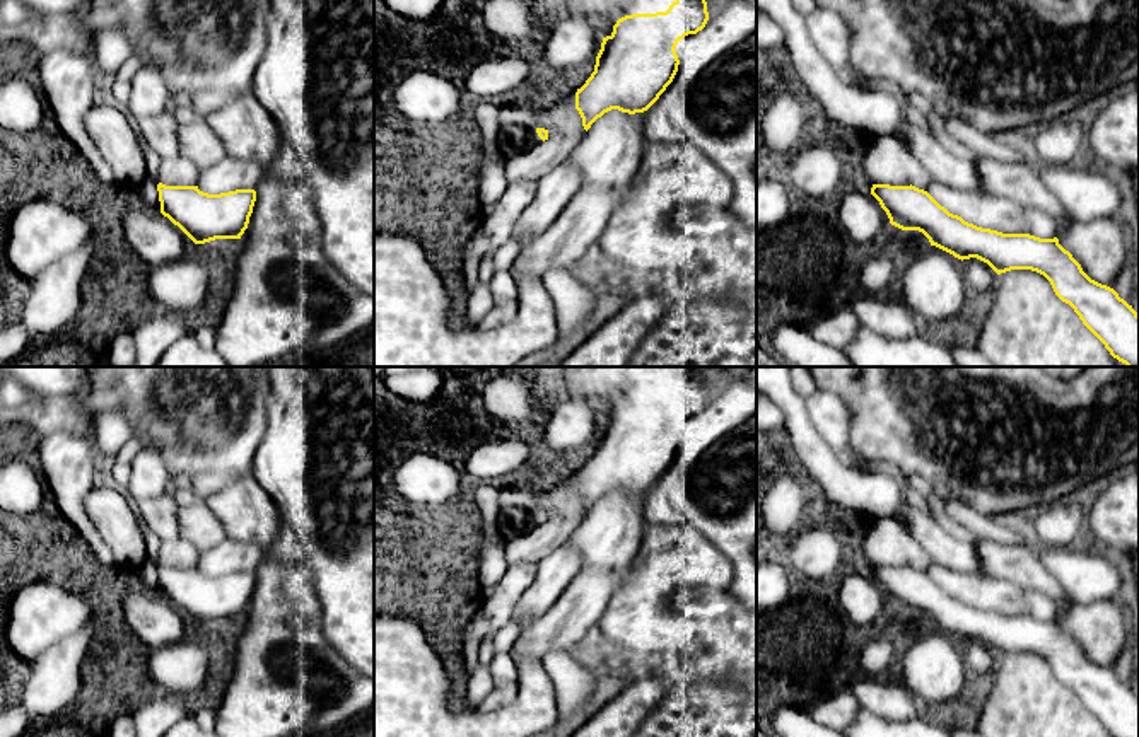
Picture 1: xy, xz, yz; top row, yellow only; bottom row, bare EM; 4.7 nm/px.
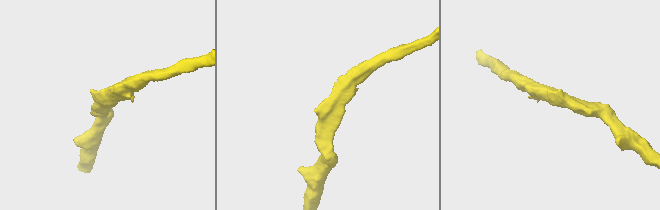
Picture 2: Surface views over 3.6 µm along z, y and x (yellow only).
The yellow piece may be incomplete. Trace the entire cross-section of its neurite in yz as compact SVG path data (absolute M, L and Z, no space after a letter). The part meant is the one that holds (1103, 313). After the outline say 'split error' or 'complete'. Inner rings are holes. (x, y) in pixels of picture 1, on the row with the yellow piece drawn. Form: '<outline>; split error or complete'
M873 184L871 194L891 225L922 232L931 246L961 261L977 258L997 275L1011 270L1043 275L1055 295L1074 309L1113 358L1139 367L1139 314L1113 288L1091 280L1057 237L1040 239L977 227L912 184Z; complete

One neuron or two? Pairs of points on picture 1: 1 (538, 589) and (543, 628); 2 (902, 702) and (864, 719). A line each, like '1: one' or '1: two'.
1: two
2: two

